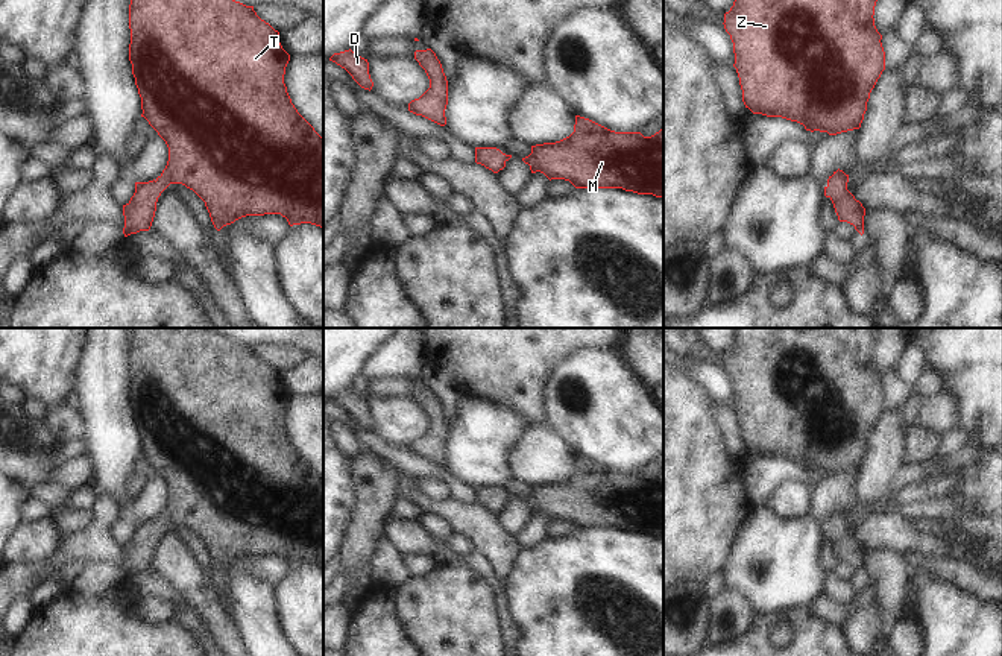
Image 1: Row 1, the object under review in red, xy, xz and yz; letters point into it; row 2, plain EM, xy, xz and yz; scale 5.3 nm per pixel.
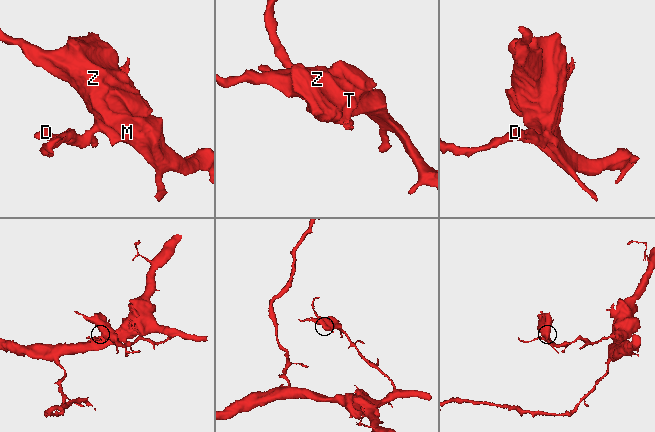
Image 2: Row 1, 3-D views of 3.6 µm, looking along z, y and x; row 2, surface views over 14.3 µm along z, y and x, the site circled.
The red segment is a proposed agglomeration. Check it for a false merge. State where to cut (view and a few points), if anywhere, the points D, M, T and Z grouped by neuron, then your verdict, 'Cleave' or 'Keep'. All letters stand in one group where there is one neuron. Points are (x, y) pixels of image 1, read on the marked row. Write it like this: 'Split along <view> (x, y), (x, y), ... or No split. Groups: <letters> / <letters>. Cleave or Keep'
No split. Groups: D M T Z. Keep.

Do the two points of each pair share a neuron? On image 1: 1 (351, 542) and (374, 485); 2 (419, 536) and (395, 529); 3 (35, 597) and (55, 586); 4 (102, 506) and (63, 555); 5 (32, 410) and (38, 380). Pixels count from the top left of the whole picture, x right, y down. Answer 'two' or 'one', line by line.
1: one
2: one
3: one
4: one
5: two

